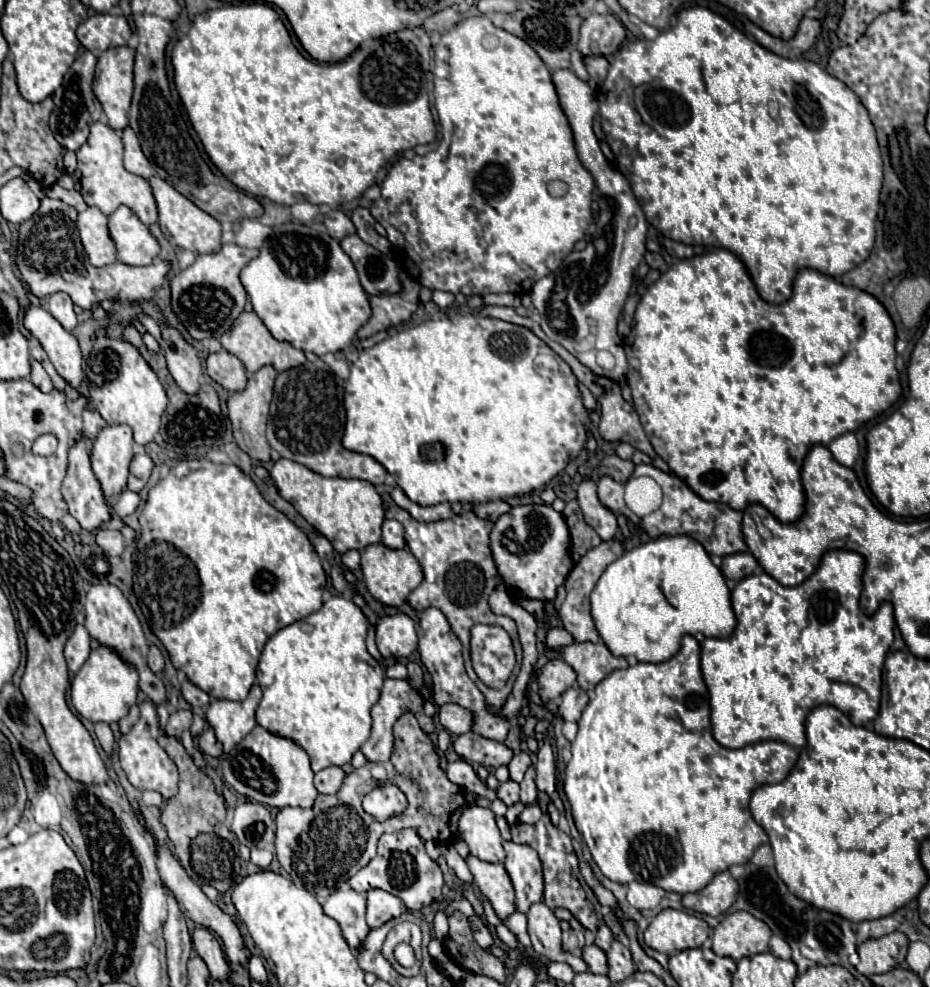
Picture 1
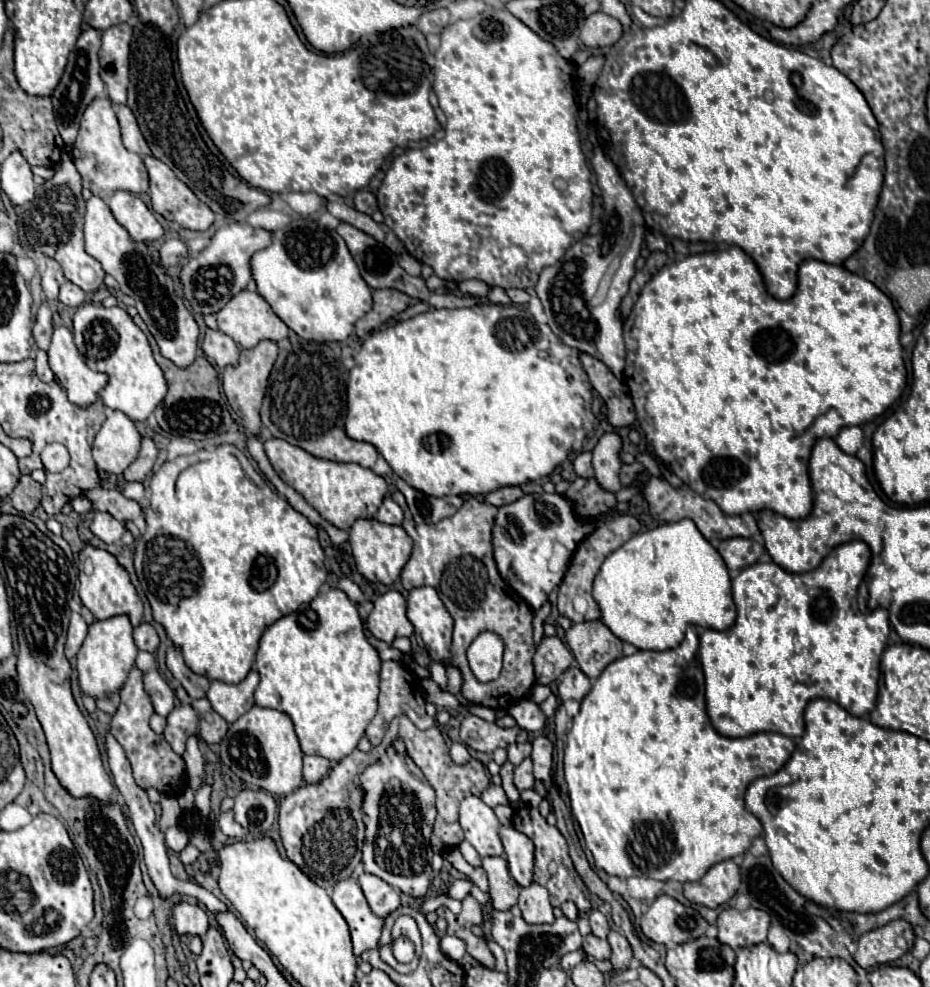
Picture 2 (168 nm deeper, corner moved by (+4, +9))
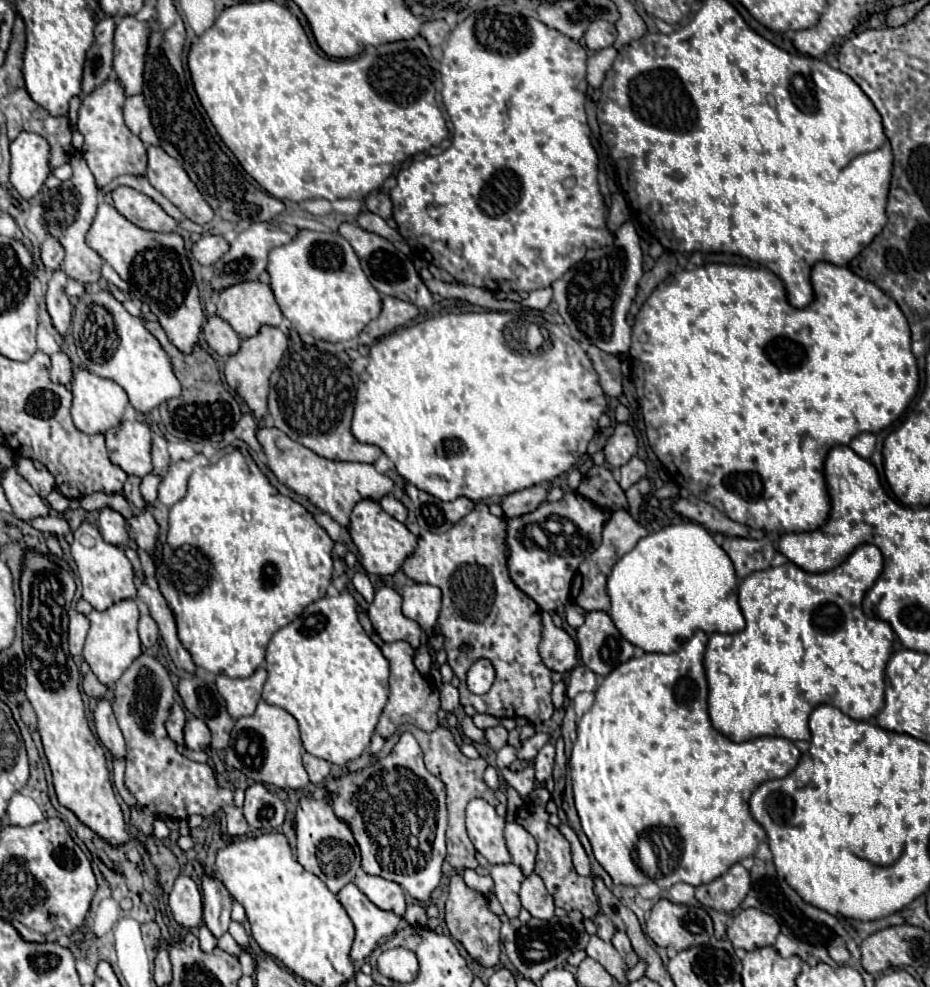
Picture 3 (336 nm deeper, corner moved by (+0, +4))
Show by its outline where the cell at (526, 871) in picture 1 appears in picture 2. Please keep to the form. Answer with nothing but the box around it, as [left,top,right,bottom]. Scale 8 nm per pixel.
[500,826,534,886]

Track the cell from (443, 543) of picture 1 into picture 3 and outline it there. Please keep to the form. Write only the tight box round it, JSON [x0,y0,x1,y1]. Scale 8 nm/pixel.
[402,503,554,725]

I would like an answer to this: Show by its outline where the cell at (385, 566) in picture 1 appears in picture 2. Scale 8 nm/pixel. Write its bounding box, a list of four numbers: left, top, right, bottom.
[348,518,412,586]

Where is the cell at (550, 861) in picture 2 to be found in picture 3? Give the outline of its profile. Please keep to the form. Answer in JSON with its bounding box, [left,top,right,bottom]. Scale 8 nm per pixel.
[516,803,598,919]

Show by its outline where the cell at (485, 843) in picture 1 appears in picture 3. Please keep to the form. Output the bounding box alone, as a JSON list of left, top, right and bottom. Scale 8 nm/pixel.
[466,799,510,865]

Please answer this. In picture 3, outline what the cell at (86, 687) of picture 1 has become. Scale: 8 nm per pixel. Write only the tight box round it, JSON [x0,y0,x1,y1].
[82,599,142,687]

